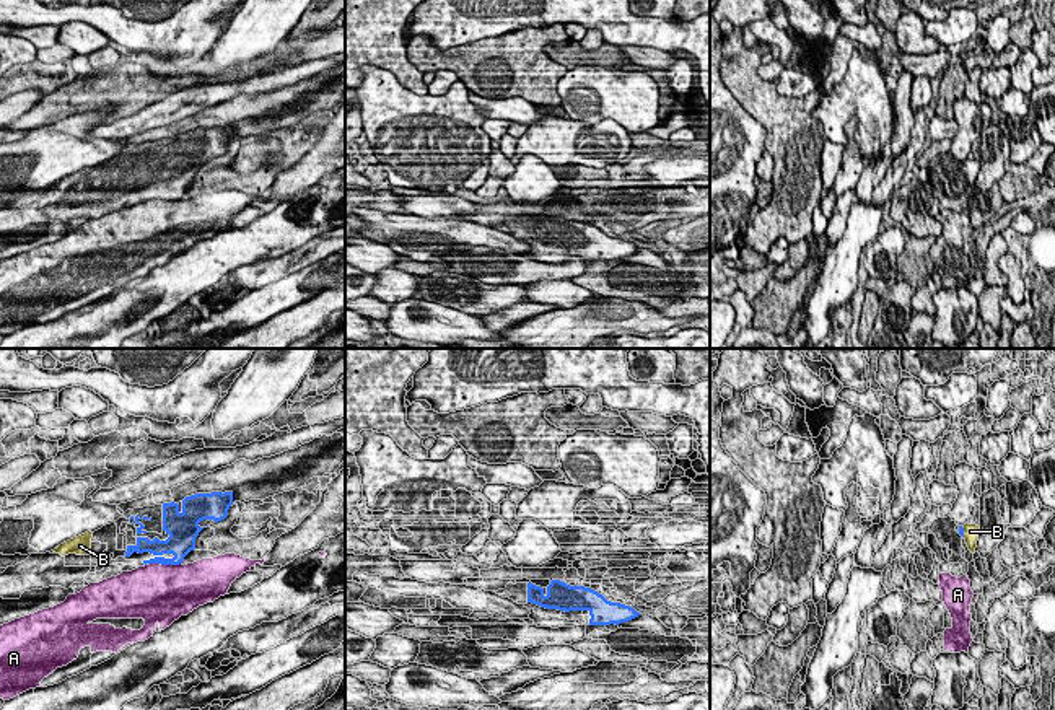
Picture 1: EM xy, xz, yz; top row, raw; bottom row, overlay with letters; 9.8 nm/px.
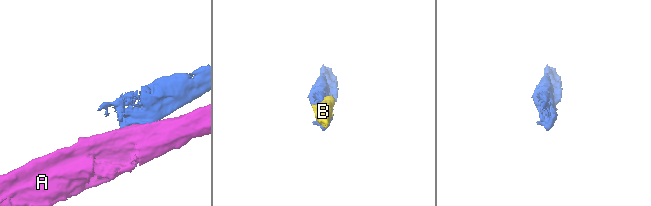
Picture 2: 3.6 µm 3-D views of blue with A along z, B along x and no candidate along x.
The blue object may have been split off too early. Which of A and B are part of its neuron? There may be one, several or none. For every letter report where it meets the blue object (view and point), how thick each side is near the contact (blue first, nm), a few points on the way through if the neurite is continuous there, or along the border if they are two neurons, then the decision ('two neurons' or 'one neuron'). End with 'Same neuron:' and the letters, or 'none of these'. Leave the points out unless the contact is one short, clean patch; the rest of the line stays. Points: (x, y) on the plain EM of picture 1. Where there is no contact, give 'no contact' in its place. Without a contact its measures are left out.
A: contact xy (166, 199); calibres 260 and 480 nm; border xy (150, 197), (181, 199); two neurons
B: contact yz (963, 166); calibres 60 and 160 nm; one neuron
Same neuron: B

